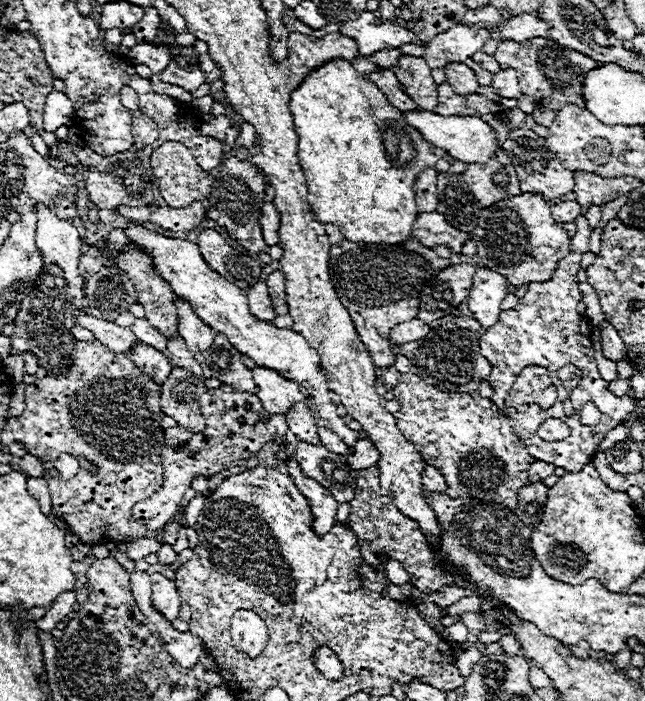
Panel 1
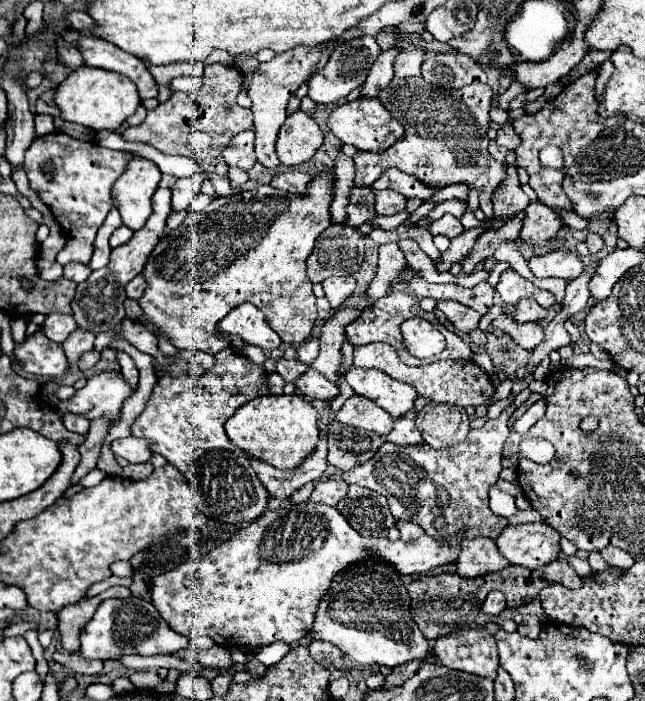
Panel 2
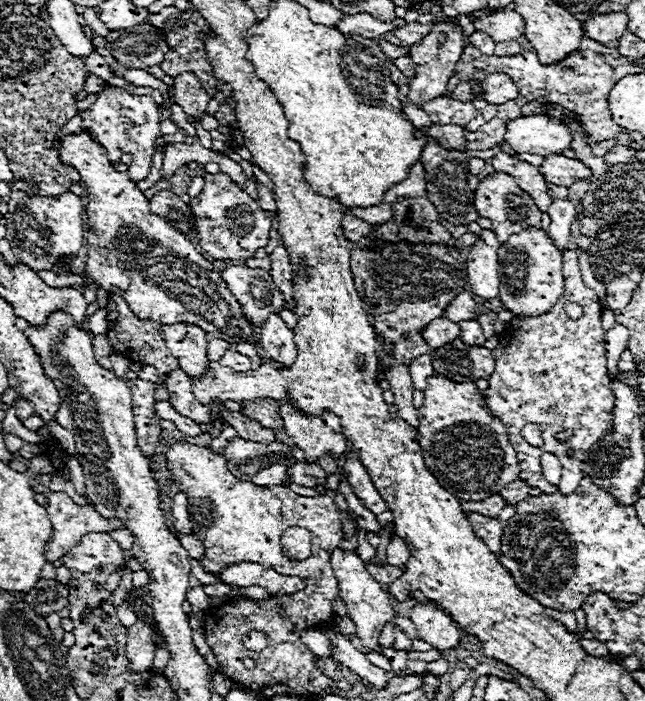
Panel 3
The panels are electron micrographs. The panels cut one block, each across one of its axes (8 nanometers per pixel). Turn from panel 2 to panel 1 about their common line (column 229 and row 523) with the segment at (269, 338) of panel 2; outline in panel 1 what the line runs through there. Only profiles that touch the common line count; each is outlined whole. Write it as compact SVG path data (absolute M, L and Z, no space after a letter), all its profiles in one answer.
M294 454L288 460L286 472L290 474L290 478L298 486L298 490L302 490L302 494L306 494L306 498L310 502L310 510L314 514L316 534L326 534L326 530L330 530L330 526L334 526L334 516L336 516L336 510L338 510L338 502L334 500L334 496L324 486L320 486L316 480L302 474L300 464L298 464Z

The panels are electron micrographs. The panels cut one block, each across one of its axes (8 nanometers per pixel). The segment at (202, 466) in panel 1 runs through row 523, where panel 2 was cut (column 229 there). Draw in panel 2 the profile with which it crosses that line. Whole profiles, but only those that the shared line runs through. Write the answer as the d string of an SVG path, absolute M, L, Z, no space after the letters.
M254 130L239 132L228 142L228 146L224 146L222 158L226 160L228 166L248 172L256 162L256 154L254 154L252 144L254 144Z

